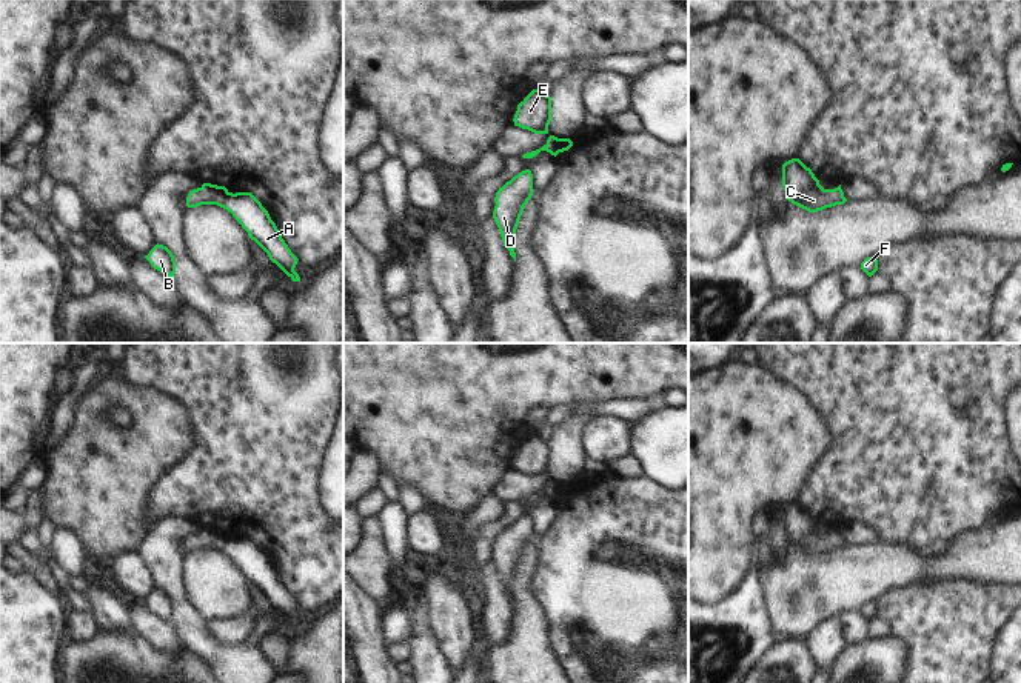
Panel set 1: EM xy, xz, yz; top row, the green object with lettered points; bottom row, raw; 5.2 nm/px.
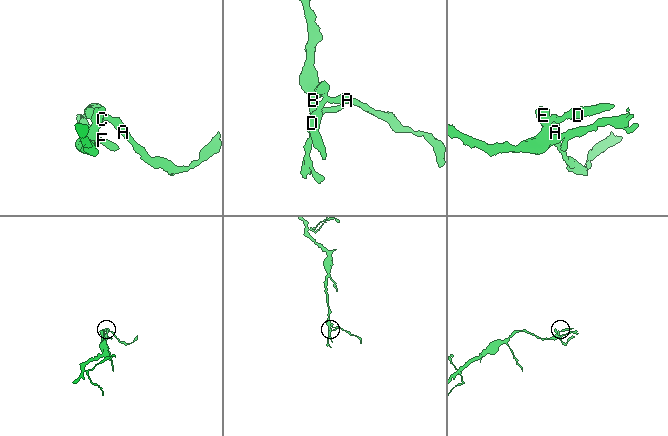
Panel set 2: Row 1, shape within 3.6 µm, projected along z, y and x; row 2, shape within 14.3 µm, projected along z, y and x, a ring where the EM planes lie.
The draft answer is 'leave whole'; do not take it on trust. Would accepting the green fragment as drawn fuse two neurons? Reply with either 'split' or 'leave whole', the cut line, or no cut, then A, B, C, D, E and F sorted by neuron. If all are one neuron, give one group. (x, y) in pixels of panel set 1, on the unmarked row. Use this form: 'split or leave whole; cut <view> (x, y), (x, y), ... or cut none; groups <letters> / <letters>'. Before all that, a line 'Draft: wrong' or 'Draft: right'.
Draft: right
leave whole; cut none; groups A B C D E F

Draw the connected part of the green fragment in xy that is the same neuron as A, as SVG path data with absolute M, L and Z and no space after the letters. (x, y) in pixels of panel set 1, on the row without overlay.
M203 528L200 532L189 535L186 543L188 552L200 549L217 549L242 569L249 583L254 585L293 626L300 626L294 615L297 601L291 597L268 555L251 537L229 537L225 531Z

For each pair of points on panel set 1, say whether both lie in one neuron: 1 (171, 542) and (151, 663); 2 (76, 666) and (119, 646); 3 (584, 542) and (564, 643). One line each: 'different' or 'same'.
1: different
2: same
3: same

